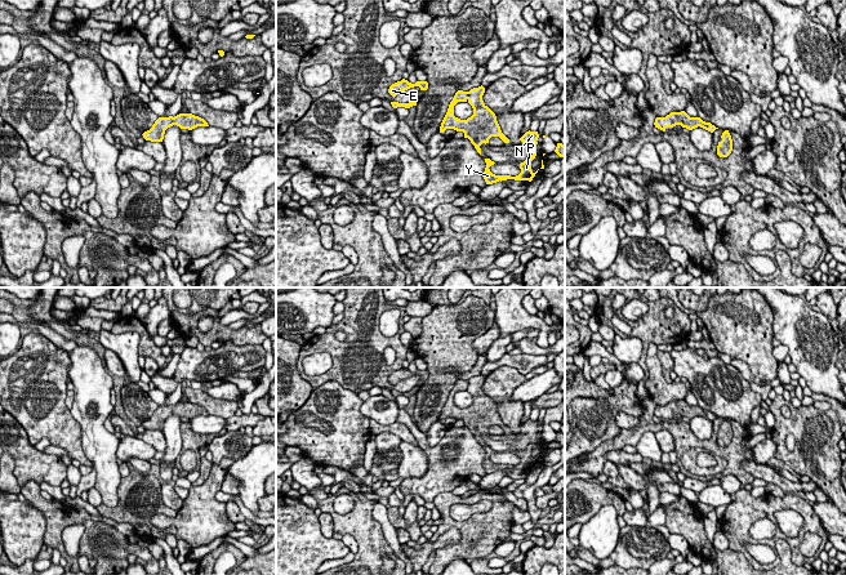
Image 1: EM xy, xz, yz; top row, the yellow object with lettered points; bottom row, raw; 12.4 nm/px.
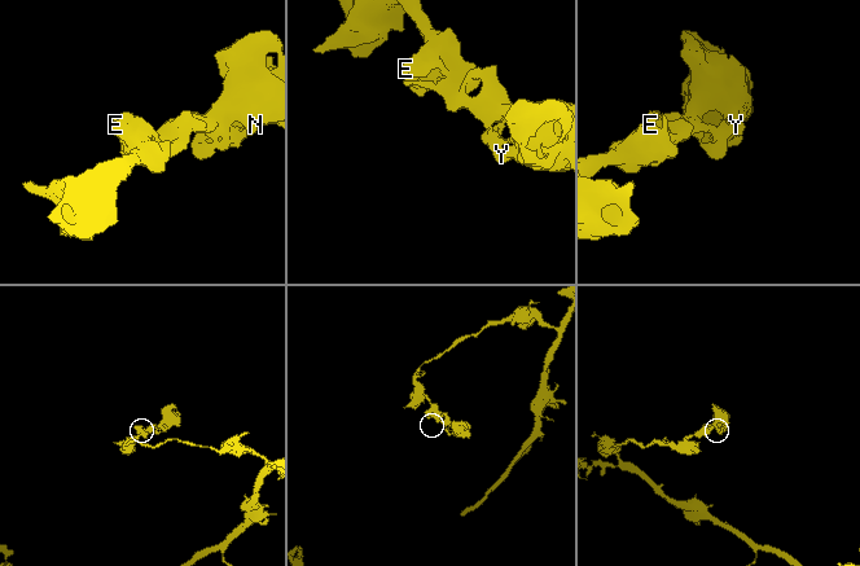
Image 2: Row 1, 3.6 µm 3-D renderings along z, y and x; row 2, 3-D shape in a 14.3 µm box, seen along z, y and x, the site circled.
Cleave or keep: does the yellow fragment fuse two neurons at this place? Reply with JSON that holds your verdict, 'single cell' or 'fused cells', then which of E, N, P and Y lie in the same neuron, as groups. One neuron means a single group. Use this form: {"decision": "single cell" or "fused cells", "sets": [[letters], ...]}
{"decision": "single cell", "sets": [["E", "N", "P", "Y"]]}

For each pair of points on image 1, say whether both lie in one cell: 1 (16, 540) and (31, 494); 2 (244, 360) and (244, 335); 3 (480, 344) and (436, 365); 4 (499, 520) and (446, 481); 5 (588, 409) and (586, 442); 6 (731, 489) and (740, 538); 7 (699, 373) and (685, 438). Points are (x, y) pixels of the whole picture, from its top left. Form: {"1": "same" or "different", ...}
{"1": "different", "2": "different", "3": "different", "4": "different", "5": "same", "6": "different", "7": "different"}

